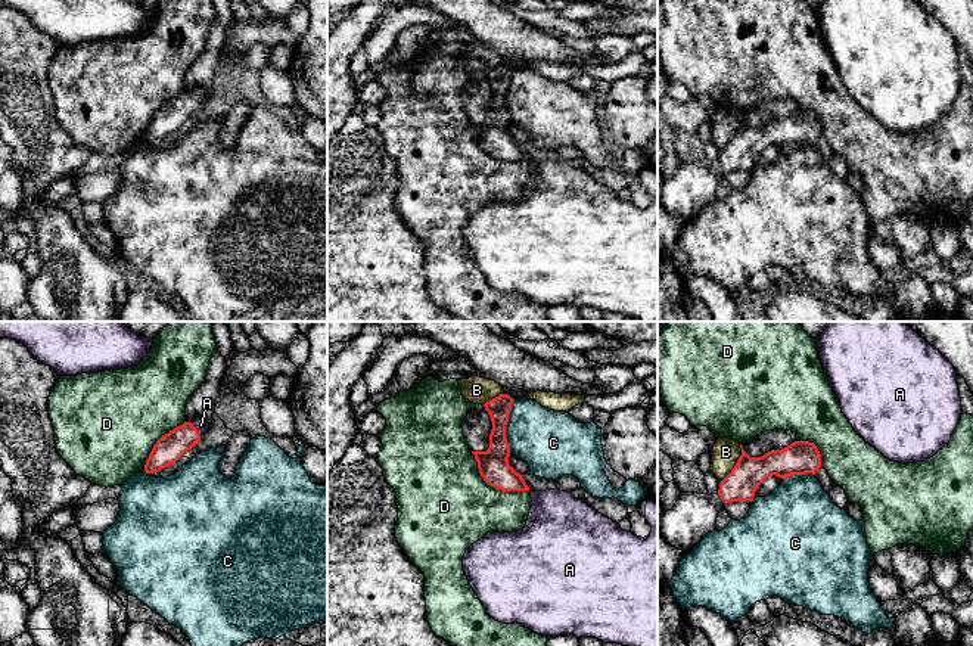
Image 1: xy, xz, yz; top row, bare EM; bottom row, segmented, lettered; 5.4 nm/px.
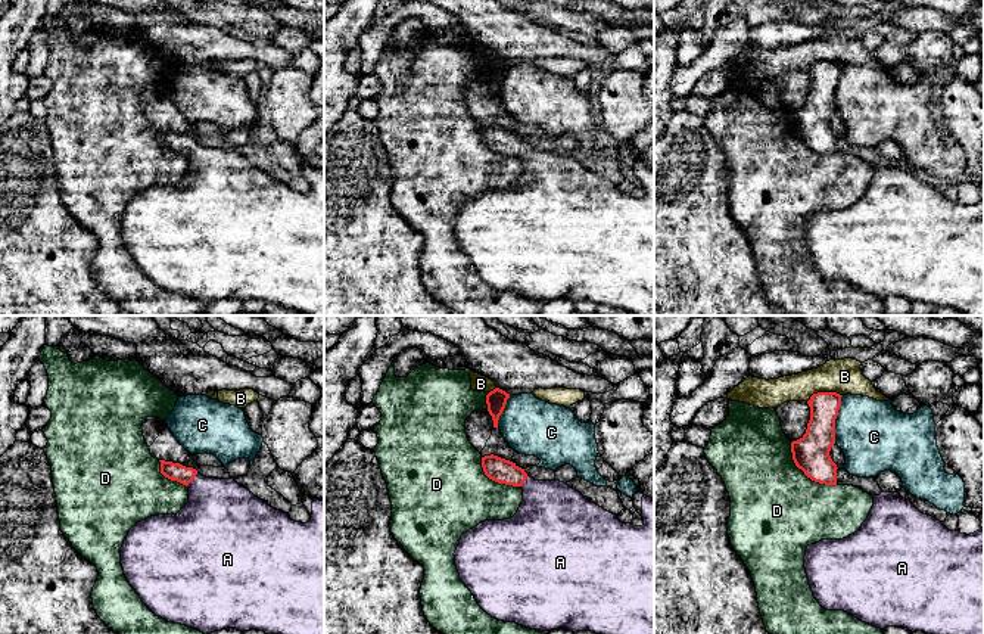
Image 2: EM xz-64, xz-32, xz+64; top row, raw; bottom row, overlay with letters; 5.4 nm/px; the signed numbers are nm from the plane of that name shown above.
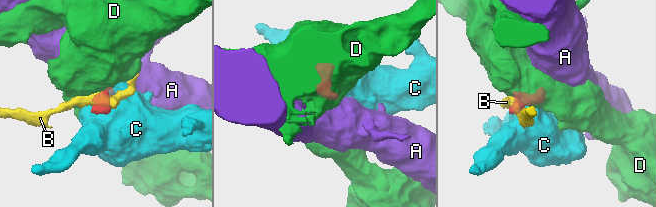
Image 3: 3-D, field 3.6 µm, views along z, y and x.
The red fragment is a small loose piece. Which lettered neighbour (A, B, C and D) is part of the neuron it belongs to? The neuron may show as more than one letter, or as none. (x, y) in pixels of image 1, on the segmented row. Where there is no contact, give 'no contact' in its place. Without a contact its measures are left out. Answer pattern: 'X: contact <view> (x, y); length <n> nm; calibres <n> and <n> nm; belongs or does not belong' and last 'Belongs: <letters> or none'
A: contact xy (196, 429); length 90 nm; calibres 160 and 70 nm; belongs
B: contact yz (736, 463); length 240 nm; calibres 180 and 150 nm; does not belong
C: contact xz (504, 426); length 300 nm; calibres 170 and 320 nm; does not belong
D: contact xz (493, 485); length 380 nm; calibres 170 and 440 nm; does not belong
Belongs: A

